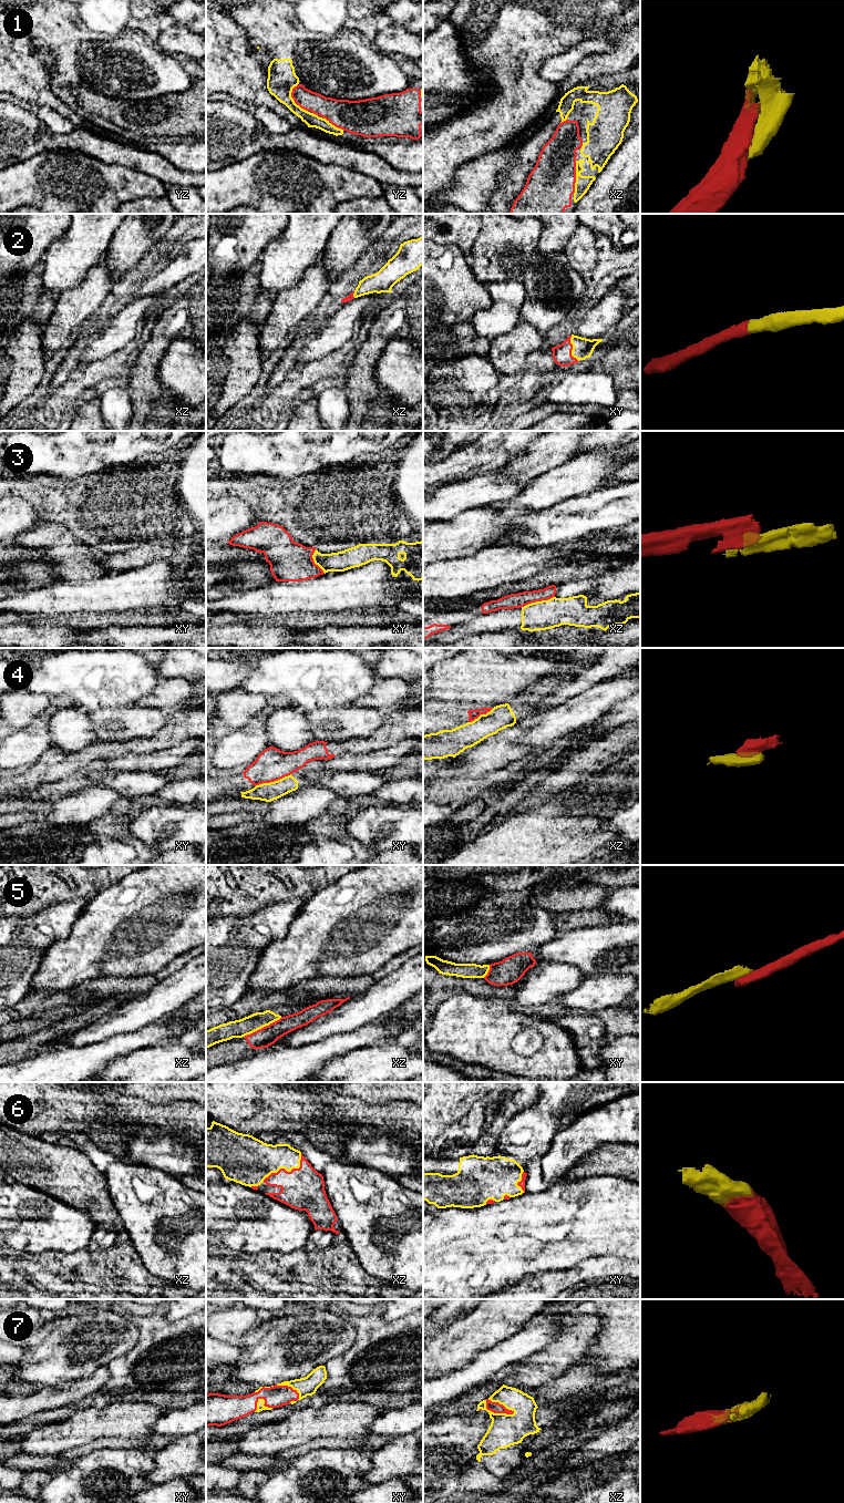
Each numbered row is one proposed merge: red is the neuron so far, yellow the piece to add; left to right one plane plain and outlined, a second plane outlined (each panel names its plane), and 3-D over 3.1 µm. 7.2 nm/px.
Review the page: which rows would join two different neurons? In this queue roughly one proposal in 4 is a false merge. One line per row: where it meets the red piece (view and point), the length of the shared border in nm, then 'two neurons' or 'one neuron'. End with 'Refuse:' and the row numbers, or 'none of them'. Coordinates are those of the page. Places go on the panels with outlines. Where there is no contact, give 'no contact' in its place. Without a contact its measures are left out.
1: meets red in xz at (575, 177); contact 240 nm long; one neuron
2: meets red in xy at (572, 349); contact 200 nm long; one neuron
3: meets red in xz at (537, 600); contact 260 nm long; two neurons
4: meets red in xy at (273, 781); contact 280 nm long; two neurons
5: meets red in xz at (264, 1027); contact 320 nm long; two neurons
6: meets red in xz at (286, 1171); contact 340 nm long; one neuron
7: meets red in xz at (498, 1403); contact 240 nm long; one neuron
Refuse: 3, 4, 5

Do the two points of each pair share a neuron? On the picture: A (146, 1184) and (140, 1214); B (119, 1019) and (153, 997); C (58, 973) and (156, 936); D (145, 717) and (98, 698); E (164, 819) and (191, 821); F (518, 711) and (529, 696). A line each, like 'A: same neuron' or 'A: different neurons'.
A: same neuron
B: same neuron
C: same neuron
D: different neurons
E: same neuron
F: same neuron

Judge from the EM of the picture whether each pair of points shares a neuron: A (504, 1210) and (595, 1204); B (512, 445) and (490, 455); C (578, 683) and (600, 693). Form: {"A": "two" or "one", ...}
{"A": "one", "B": "one", "C": "two"}

